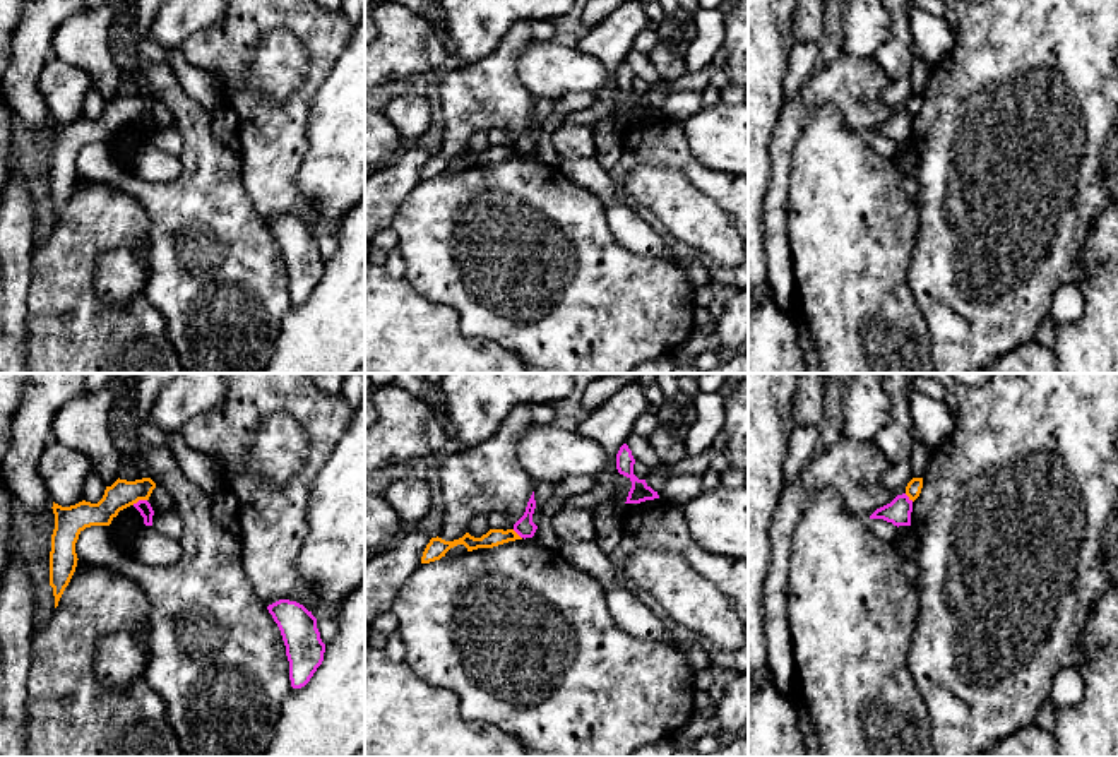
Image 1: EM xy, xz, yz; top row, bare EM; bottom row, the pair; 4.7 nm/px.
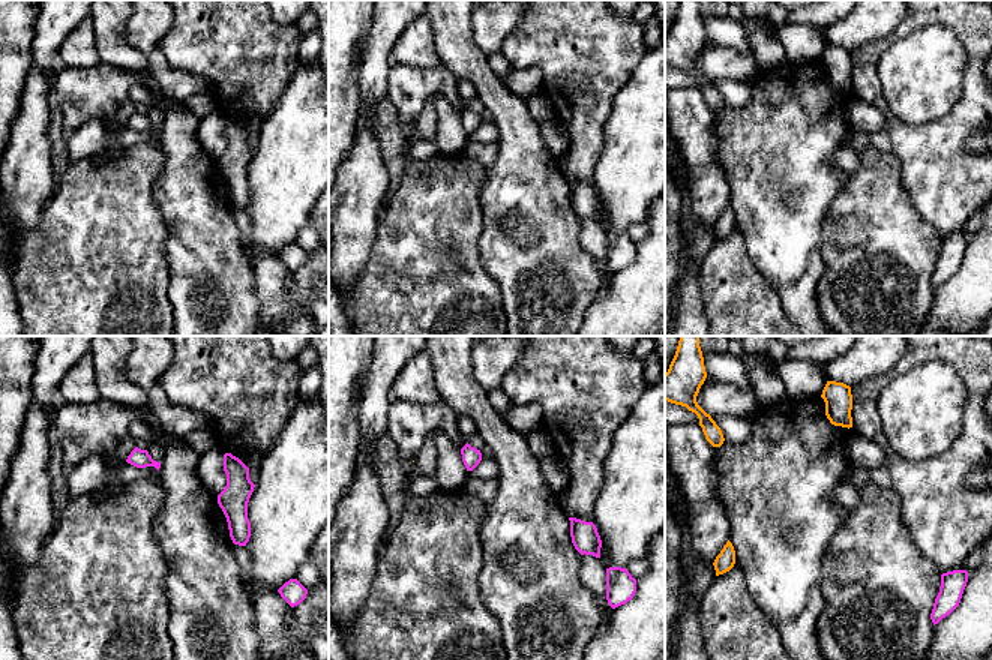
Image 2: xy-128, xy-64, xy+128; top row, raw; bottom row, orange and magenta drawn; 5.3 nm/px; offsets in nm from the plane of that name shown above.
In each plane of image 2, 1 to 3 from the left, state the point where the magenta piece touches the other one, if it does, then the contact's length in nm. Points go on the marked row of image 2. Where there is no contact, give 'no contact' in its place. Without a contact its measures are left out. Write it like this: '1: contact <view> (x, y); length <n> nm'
1: no contact
2: no contact
3: no contact

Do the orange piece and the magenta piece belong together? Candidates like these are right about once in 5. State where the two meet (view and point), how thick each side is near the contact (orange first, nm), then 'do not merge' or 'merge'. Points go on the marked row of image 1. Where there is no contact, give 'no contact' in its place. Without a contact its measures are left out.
xy (139, 499) | 140/70 nm | do not merge

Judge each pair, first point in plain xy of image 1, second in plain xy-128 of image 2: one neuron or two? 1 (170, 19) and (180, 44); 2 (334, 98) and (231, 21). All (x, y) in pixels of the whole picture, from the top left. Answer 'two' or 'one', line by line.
1: two
2: two

